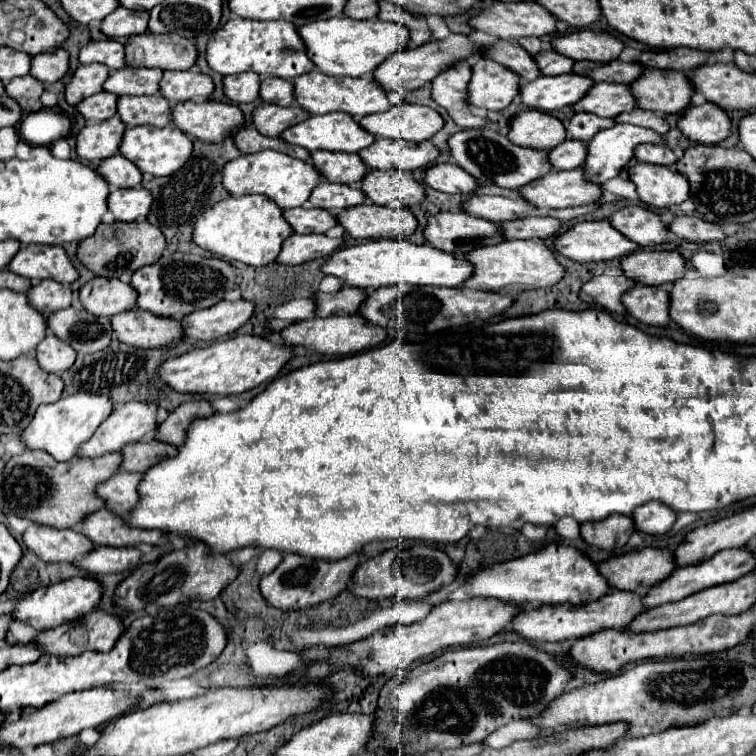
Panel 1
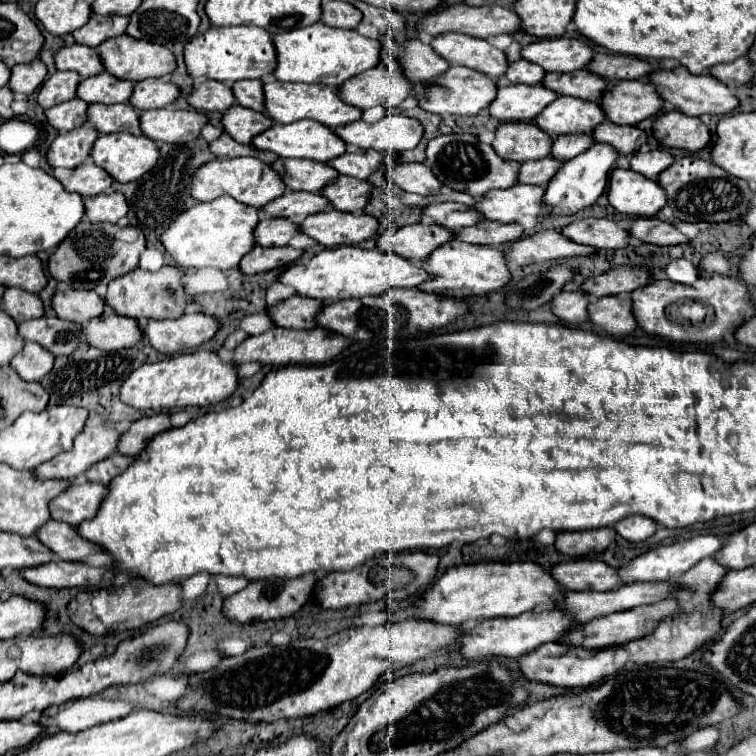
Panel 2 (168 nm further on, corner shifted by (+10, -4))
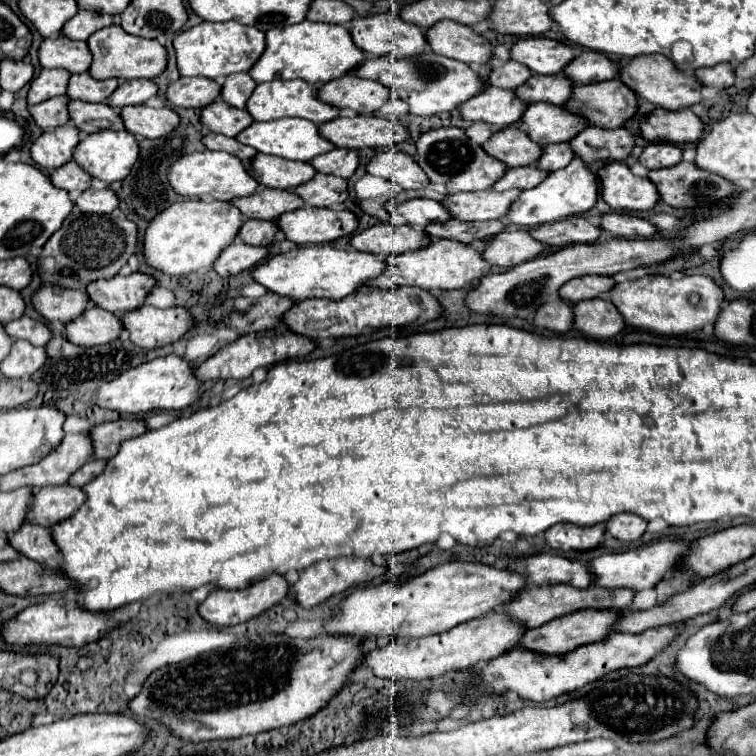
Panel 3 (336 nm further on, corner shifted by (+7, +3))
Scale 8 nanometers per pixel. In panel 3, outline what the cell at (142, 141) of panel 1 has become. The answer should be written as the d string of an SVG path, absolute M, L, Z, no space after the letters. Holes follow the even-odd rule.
M99 131L79 141L73 151L73 161L93 179L105 183L121 181L129 175L139 157L139 143L129 131Z

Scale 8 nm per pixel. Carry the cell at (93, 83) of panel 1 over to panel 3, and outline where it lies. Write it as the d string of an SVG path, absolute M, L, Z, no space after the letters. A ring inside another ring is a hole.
M43 69L33 81L31 81L31 89L27 93L27 105L37 105L43 103L45 99L57 97L57 95L65 95L65 87L67 87L67 71L59 71L59 69Z

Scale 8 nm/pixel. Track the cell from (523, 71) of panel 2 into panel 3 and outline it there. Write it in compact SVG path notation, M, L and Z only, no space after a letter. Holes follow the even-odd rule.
M507 61L489 73L487 83L493 87L499 87L499 89L513 91L519 85L523 85L529 77L531 77L531 71L527 71L527 67L523 67L521 63L515 63L515 61Z

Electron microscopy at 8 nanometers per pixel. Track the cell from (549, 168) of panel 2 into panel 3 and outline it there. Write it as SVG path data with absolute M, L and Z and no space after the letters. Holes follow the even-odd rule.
M517 167L517 169L507 169L507 173L493 185L493 191L507 191L507 189L533 189L537 187L543 179L547 177L545 171L531 167Z

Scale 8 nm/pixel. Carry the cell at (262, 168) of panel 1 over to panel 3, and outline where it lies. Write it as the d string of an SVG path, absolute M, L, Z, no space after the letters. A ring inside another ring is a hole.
M209 149L195 151L191 155L181 155L177 161L173 161L169 165L167 179L169 179L169 185L173 187L173 191L183 197L211 195L213 199L219 199L219 201L229 201L233 197L253 195L259 189L259 183L255 183L251 179L251 175L247 175L247 171L239 159L235 159L229 153L209 151Z

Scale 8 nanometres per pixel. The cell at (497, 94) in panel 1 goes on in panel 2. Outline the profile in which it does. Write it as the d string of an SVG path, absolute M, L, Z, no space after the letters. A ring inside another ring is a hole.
M450 66L446 74L436 78L432 84L424 84L424 92L420 88L416 94L420 96L420 106L428 112L474 116L484 108L488 108L488 104L492 104L492 98L496 98L496 90L498 90L496 82L486 74L470 70L466 66Z

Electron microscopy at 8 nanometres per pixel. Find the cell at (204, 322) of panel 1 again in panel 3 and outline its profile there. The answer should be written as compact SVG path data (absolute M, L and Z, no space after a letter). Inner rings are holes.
M149 305L127 311L121 317L121 323L129 331L129 339L145 351L177 341L195 325L183 307L157 309Z

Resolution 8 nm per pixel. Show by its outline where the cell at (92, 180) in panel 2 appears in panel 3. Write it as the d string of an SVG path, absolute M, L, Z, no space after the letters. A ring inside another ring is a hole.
M69 161L63 167L55 169L49 175L49 179L55 187L71 193L71 197L77 197L81 191L89 189L89 183L91 183L91 177L79 165L75 165L75 161Z

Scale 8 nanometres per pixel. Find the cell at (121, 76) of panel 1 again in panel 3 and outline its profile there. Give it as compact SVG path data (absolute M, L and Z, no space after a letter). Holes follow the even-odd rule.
M89 73L71 75L69 77L69 85L67 85L67 97L69 99L79 99L79 101L101 103L117 89L117 85L119 85L117 79L97 81Z

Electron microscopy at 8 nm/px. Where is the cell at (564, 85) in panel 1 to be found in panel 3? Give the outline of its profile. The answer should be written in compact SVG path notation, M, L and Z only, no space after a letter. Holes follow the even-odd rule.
M485 87L473 99L467 99L459 105L461 119L465 121L483 121L497 127L509 127L517 123L527 107L517 103L513 91L499 91L497 87Z

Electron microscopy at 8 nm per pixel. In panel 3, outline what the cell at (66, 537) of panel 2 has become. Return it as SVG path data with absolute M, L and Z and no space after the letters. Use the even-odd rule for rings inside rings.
M25 523L19 527L19 531L9 535L9 545L19 551L21 555L37 561L37 563L55 563L55 545L51 543L51 535L47 535L49 529L43 529L39 525Z

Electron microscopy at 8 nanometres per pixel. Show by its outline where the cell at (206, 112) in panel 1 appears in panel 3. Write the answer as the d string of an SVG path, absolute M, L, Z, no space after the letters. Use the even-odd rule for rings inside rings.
M135 105L135 107L123 107L121 119L125 129L131 135L137 135L139 139L157 139L167 135L167 131L173 131L179 125L179 117L173 109L153 109L147 105Z

